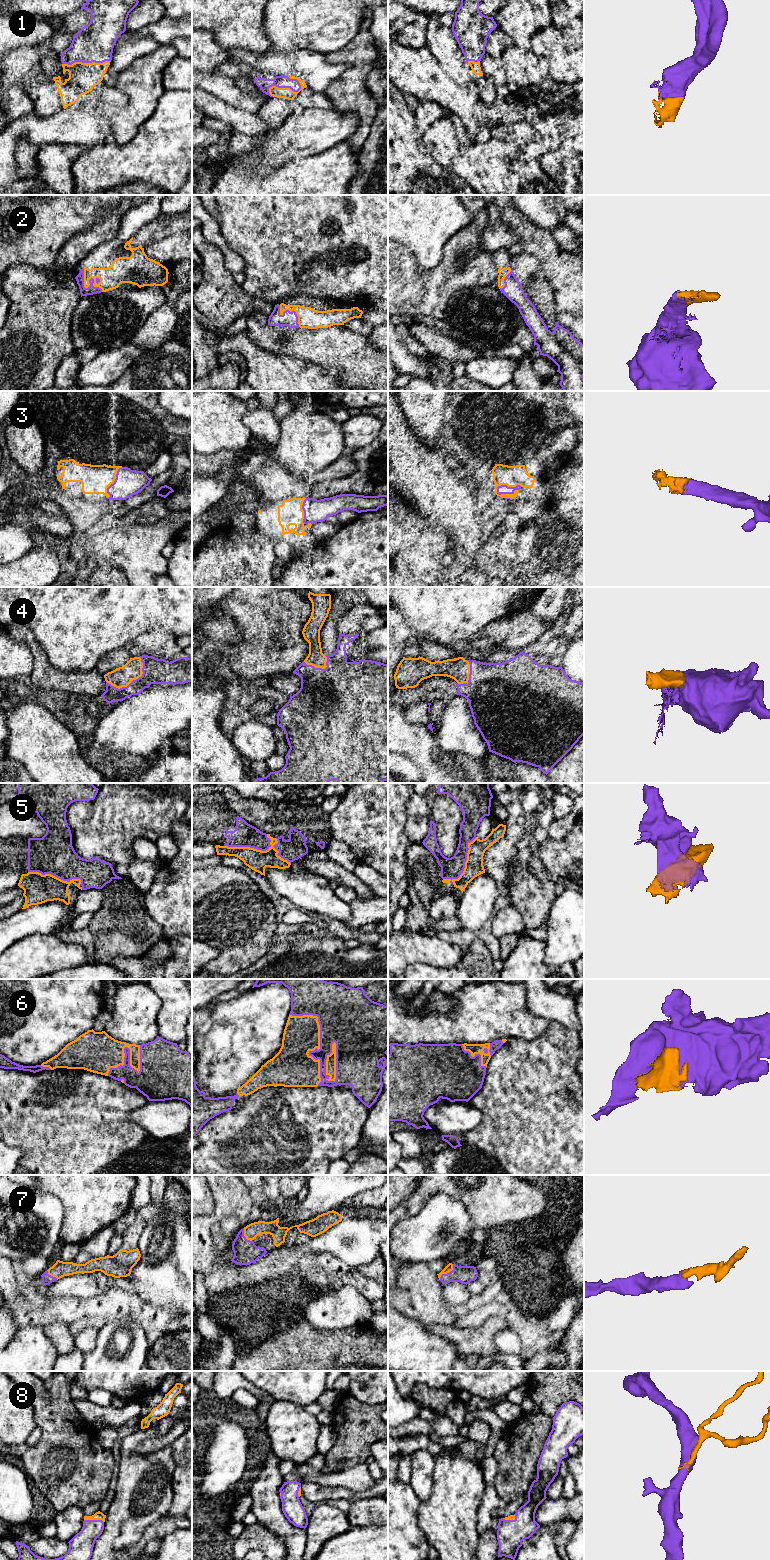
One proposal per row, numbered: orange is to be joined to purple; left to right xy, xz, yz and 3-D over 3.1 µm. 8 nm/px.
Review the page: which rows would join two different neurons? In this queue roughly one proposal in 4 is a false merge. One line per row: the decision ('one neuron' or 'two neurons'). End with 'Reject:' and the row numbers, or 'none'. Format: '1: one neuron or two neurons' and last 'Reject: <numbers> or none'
1: one neuron
2: one neuron
3: one neuron
4: one neuron
5: two neurons
6: one neuron
7: one neuron
8: one neuron
Reject: 5

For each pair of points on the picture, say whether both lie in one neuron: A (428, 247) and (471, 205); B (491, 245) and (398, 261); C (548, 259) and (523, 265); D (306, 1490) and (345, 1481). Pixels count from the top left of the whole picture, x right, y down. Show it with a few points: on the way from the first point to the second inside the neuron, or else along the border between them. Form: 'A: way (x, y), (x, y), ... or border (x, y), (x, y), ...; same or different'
A: border (464, 205), (473, 214), (473, 219), (457, 231); different
B: border (486, 223), (482, 234), (482, 247), (489, 254); different
C: border (522, 250), (539, 261), (540, 277), (545, 284); different
D: border (304, 1481), (326, 1486), (343, 1486), (348, 1489); different

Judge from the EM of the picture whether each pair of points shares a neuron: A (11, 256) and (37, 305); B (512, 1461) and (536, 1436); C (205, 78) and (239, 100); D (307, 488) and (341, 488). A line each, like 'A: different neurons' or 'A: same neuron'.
A: different neurons
B: same neuron
C: same neuron
D: same neuron

